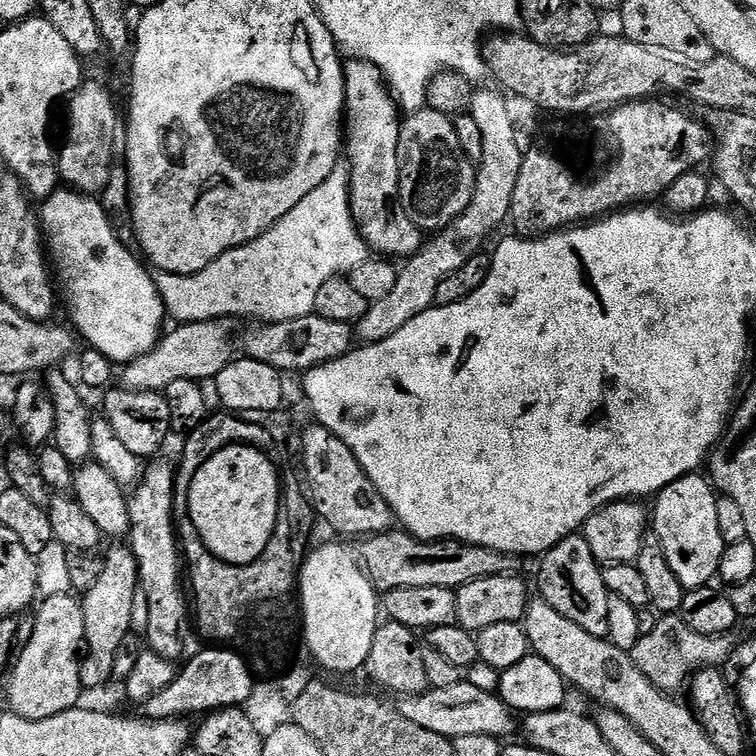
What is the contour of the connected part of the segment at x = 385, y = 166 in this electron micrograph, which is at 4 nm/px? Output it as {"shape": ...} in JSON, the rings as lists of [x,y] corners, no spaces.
{"shape":[[[352,58],[344,64],[344,114],[346,123],[346,165],[348,171],[348,198],[352,206],[352,216],[364,236],[369,249],[384,258],[407,258],[416,255],[426,243],[425,233],[404,211],[398,210],[398,193],[400,191],[400,125],[402,112],[395,96],[392,95],[384,76],[368,60]]]}

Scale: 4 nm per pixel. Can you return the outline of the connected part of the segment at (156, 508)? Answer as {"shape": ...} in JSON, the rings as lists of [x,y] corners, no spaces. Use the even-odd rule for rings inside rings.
{"shape":[[[153,459],[149,463],[153,464],[143,469],[138,483],[128,496],[130,530],[127,539],[138,562],[139,591],[146,594],[147,605],[150,606],[150,622],[146,633],[147,651],[167,660],[180,662],[185,659],[184,651],[188,648],[190,600],[182,583],[182,553],[176,538],[172,506],[176,474],[171,463],[168,465],[160,459]]]}

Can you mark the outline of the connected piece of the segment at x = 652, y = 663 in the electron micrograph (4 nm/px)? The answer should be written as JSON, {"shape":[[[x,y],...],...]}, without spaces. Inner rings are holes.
{"shape":[[[664,614],[659,617],[660,621],[652,629],[641,635],[639,642],[634,646],[631,658],[634,666],[646,674],[646,678],[659,692],[669,694],[680,694],[676,692],[685,691],[686,685],[691,681],[693,675],[701,668],[714,668],[727,665],[732,659],[733,652],[737,651],[737,641],[732,641],[731,635],[707,636],[698,634],[686,626],[679,615]]]}

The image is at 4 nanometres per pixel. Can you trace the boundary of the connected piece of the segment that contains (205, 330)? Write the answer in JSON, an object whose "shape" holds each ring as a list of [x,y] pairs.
{"shape":[[[221,318],[173,327],[173,332],[169,336],[167,333],[156,347],[126,365],[123,369],[123,387],[133,388],[139,392],[163,393],[164,389],[170,386],[170,382],[179,380],[215,381],[216,375],[234,359],[230,340],[232,324],[231,319]]]}

